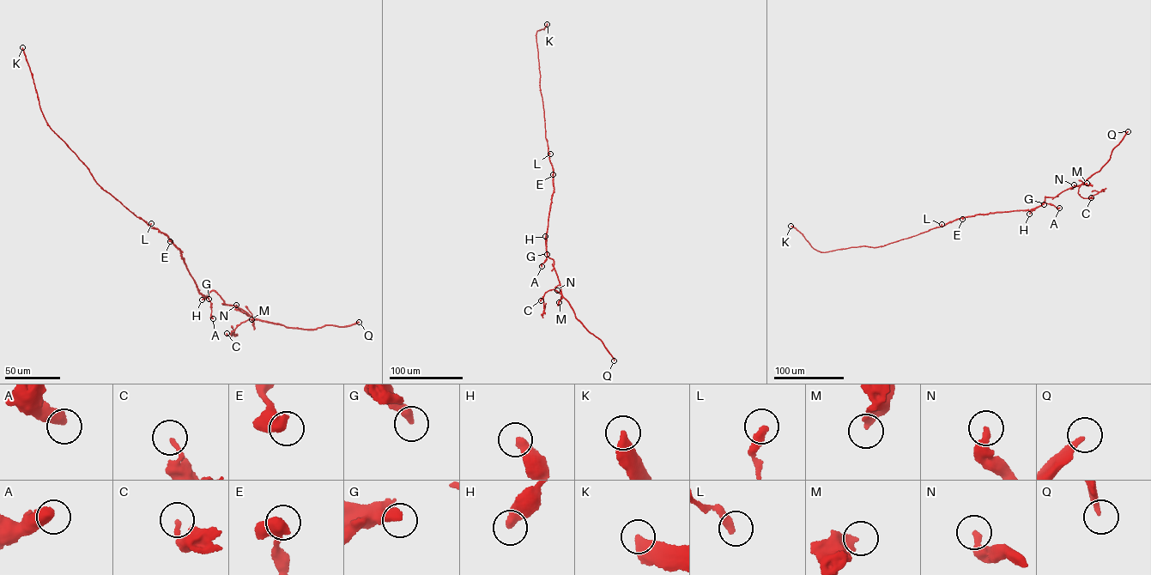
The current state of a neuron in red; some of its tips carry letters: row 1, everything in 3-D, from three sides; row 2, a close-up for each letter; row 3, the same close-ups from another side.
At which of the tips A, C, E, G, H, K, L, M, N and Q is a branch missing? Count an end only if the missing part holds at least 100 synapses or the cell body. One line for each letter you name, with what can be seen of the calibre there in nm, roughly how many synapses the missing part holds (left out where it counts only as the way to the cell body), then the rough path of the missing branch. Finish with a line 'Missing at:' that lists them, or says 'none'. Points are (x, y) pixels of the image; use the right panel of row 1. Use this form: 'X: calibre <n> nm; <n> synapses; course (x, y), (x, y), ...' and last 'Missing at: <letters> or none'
K: calibre 400 nm; 200 synapses
Missing at: K

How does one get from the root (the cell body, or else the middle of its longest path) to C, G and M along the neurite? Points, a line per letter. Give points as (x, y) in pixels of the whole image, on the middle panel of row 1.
C: (553, 180), (546, 245), (548, 256), (554, 261), (561, 294), (551, 289), (541, 300)
G: (553, 180), (554, 192), (545, 238), (547, 254)
M: (553, 180), (546, 242), (547, 254), (554, 260), (562, 297), (559, 302)

